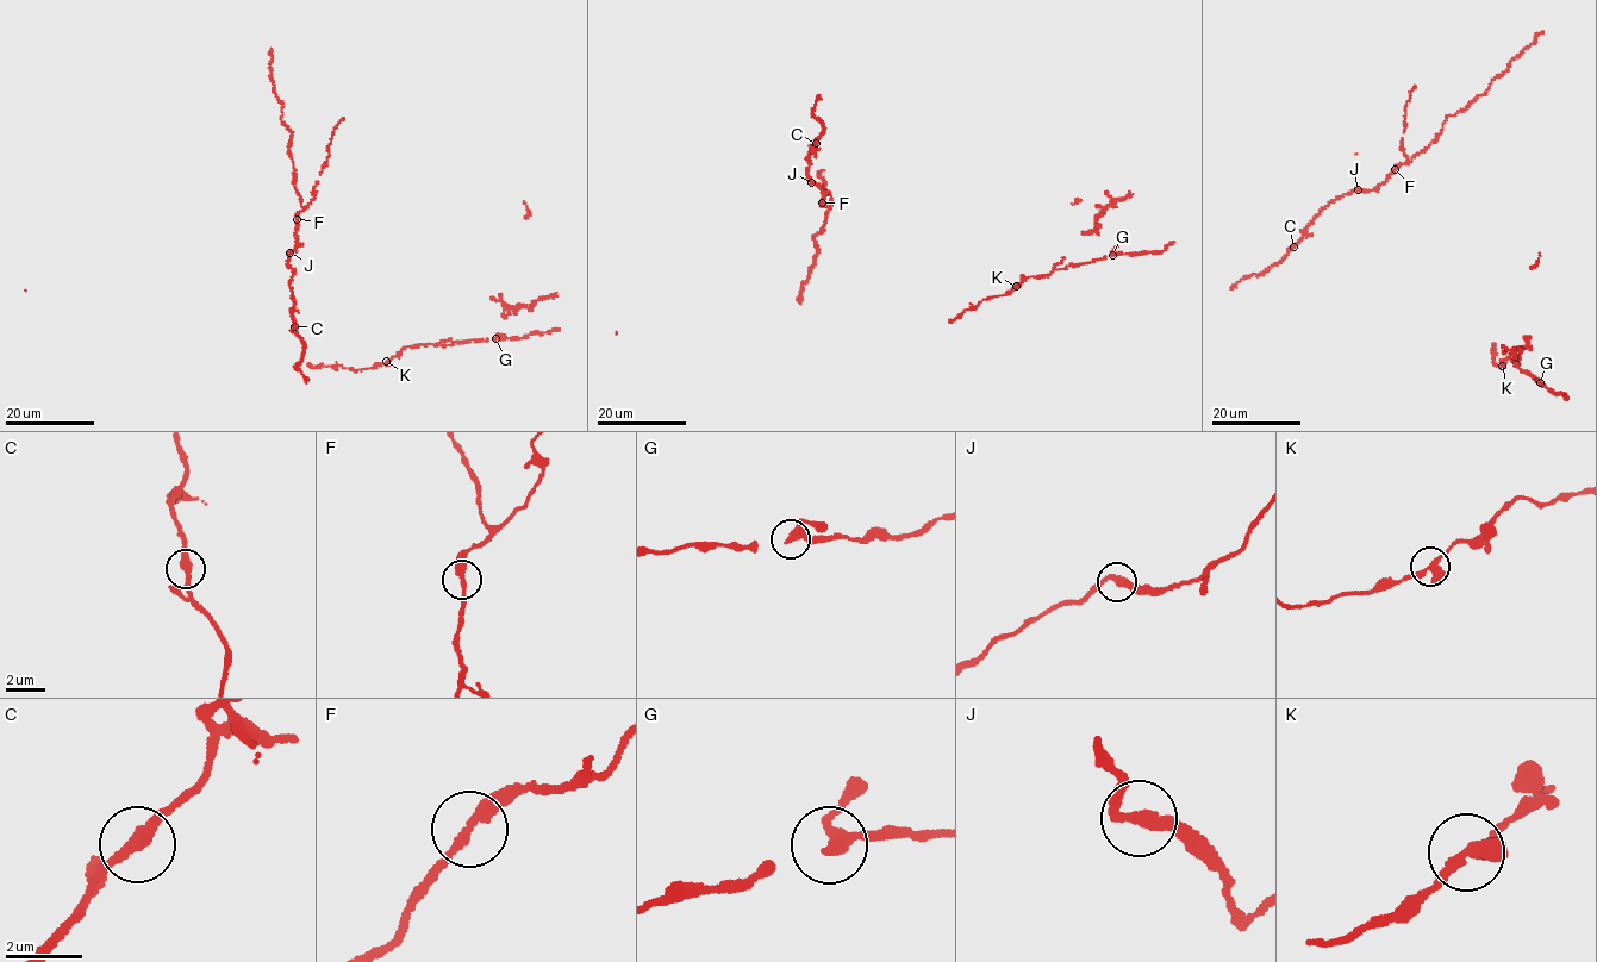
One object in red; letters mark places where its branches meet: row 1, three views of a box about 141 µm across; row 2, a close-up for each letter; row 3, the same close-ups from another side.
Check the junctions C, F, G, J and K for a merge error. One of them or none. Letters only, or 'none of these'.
none of these

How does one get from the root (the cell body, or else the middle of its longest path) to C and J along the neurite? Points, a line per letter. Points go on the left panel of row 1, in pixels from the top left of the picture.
C: (297, 225), (297, 247), (287, 254), (287, 263), (294, 270), (289, 286), (294, 326)
J: (297, 225), (297, 247), (289, 251)

